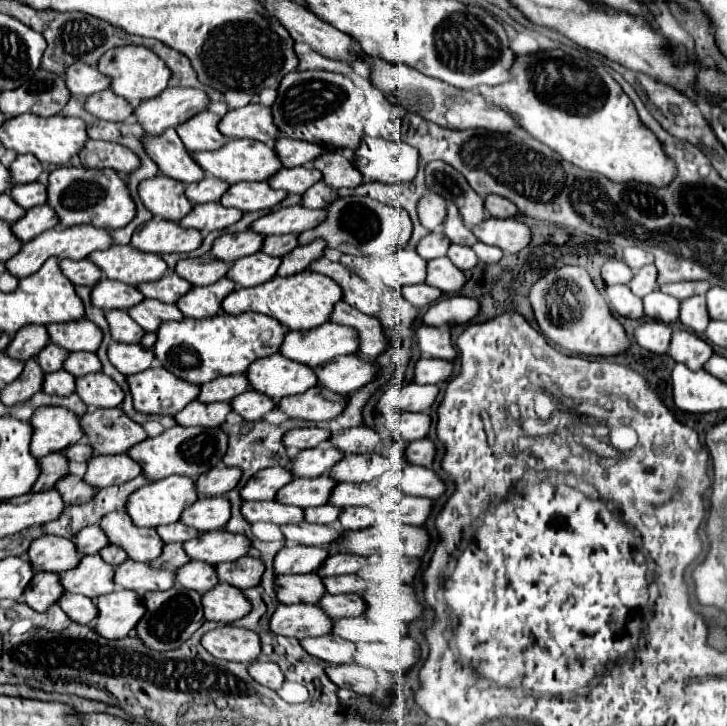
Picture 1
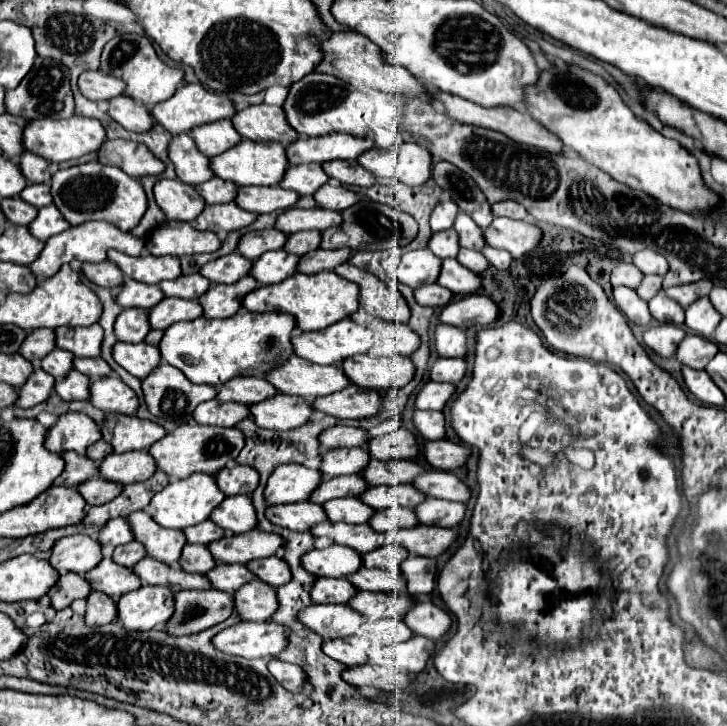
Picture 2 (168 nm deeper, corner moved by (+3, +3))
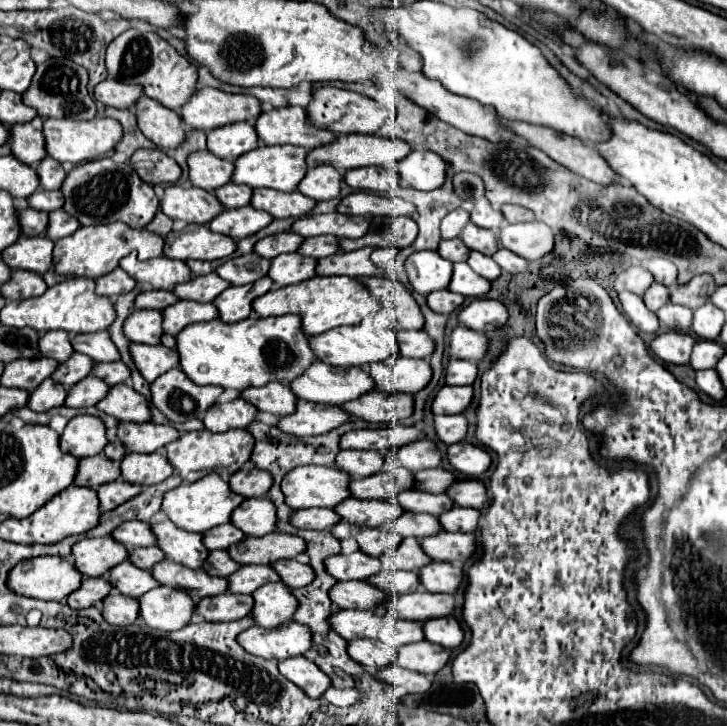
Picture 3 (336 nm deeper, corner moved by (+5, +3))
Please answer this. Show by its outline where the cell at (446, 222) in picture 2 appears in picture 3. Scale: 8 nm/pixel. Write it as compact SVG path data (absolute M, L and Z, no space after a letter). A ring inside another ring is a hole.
M455 208L451 210L443 220L441 220L441 236L443 238L457 238L465 226L465 222L469 222L469 212L463 208Z

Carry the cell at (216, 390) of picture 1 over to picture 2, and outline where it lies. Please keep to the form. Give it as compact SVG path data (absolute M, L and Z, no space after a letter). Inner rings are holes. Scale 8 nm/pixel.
M239 376L231 378L231 382L225 382L221 386L217 400L221 402L241 402L241 404L259 404L263 400L269 400L277 394L275 386L267 382L265 378L255 378L255 376Z

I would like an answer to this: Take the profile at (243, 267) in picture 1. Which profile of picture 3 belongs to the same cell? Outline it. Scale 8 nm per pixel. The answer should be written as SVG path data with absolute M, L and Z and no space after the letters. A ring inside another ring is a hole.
M297 252L291 254L279 254L271 260L267 276L273 280L277 288L297 284L303 280L309 280L309 276L315 276L315 258L305 258Z

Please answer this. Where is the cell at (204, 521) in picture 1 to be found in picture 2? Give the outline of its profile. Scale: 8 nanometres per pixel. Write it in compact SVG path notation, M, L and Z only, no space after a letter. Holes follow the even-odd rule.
M229 496L213 510L211 520L225 528L229 534L245 534L257 528L257 514L251 496Z

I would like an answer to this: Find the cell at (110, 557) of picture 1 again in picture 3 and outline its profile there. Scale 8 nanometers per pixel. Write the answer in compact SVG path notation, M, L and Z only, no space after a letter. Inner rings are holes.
M147 546L147 548L133 548L133 550L129 550L129 558L127 560L131 564L135 564L137 568L149 570L153 564L157 564L163 558L165 558L165 554L157 546Z

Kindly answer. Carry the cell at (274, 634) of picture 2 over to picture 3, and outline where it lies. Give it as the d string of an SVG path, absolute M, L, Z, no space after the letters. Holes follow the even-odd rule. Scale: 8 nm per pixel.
M289 620L277 628L251 626L237 636L237 642L253 656L285 660L291 656L301 656L309 650L311 632L307 626Z

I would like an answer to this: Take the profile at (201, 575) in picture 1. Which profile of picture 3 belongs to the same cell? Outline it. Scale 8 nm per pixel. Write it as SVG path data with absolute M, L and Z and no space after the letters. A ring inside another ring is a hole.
M241 566L231 576L227 576L227 592L251 594L265 582L277 582L275 570L269 566Z

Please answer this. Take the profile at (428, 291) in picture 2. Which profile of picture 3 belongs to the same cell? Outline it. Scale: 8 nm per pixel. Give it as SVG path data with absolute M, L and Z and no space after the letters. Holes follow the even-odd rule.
M447 288L445 290L435 290L435 292L427 294L427 306L433 312L437 312L437 314L451 314L463 302L465 302L465 298L461 294L453 294Z

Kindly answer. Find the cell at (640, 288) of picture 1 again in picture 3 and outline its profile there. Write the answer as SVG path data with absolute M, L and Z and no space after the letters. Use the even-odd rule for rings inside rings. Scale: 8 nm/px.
M653 282L649 286L649 290L645 290L645 294L643 294L643 302L645 302L645 306L651 312L657 312L663 304L669 302L669 290L667 290L667 286L661 284L661 282Z

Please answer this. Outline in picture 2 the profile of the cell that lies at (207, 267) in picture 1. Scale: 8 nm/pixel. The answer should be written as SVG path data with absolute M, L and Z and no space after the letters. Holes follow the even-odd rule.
M229 254L229 256L221 256L209 264L205 264L201 268L201 274L205 278L209 278L213 284L233 284L239 278L249 276L253 266L253 260L243 258L241 254Z

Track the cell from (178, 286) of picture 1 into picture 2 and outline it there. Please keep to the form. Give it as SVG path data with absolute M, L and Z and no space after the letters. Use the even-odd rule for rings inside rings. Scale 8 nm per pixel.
M191 274L191 276L179 276L177 280L163 280L159 284L159 288L167 296L195 300L195 298L201 298L211 288L211 282L207 278L203 278L201 274Z

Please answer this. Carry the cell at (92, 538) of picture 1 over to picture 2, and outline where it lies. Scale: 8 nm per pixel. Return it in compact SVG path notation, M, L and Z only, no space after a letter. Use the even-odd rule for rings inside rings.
M115 518L115 520L107 522L99 532L103 558L113 560L112 552L114 549L121 544L125 544L125 542L133 542L133 540L135 540L135 534L133 534L127 518Z

